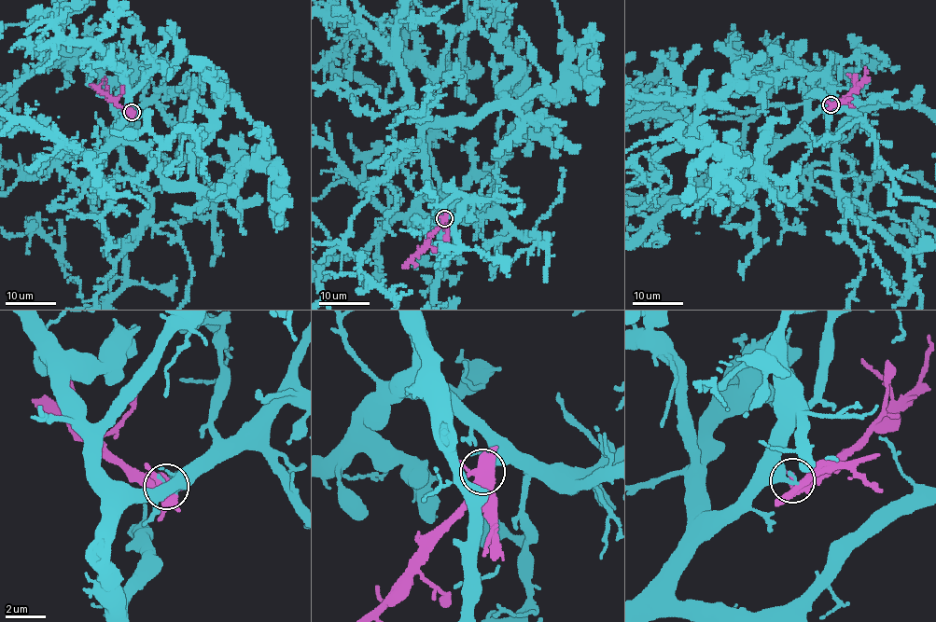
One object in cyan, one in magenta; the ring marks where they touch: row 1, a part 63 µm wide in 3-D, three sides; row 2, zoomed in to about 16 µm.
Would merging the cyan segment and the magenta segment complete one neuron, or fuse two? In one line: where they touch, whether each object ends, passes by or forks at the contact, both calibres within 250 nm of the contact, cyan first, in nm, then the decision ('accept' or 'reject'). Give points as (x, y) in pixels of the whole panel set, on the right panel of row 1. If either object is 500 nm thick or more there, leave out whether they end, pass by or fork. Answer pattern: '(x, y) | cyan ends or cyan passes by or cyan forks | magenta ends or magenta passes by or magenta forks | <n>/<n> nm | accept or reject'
(831, 104) | cyan ends | magenta forks | 180/240 nm | reject

